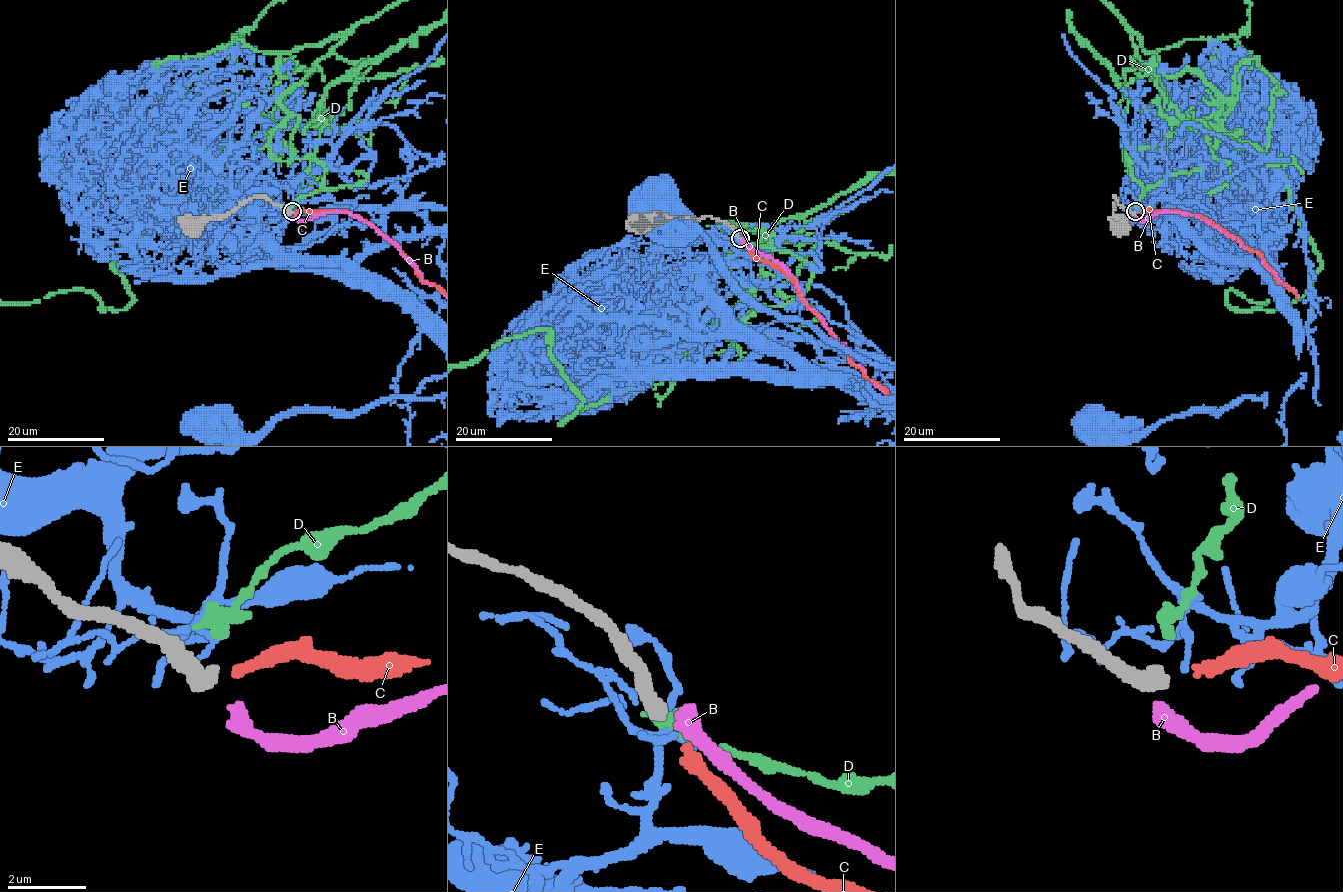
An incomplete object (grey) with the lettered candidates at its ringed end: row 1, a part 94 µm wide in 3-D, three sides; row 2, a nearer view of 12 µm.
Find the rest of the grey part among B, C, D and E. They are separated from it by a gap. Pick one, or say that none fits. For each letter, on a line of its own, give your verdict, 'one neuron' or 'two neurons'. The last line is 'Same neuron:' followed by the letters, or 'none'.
B: two neurons
C: one neuron
D: two neurons
E: two neurons
Same neuron: C

